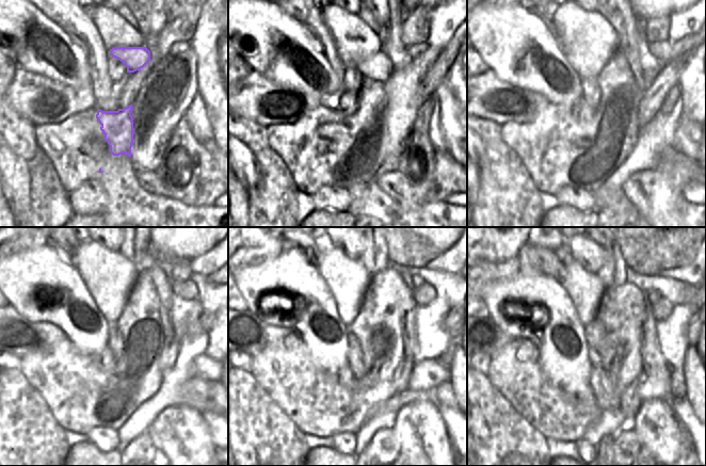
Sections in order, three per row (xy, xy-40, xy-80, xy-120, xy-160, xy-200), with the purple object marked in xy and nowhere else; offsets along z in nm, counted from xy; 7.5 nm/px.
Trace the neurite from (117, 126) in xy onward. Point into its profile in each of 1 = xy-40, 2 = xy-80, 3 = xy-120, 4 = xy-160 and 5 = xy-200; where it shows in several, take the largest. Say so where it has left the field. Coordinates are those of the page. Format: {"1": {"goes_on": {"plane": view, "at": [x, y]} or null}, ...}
{"1": {"goes_on": {"plane": "xy-40", "at": [360, 132]}}, "2": {"goes_on": {"plane": "xy-80", "at": [611, 134]}}, "3": {"goes_on": {"plane": "xy-120", "at": [135, 376]}}, "4": {"goes_on": {"plane": "xy-160", "at": [376, 326]}}, "5": {"goes_on": {"plane": "xy-200", "at": [614, 333]}}}

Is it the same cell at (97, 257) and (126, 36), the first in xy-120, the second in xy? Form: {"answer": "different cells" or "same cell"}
{"answer": "same cell"}

